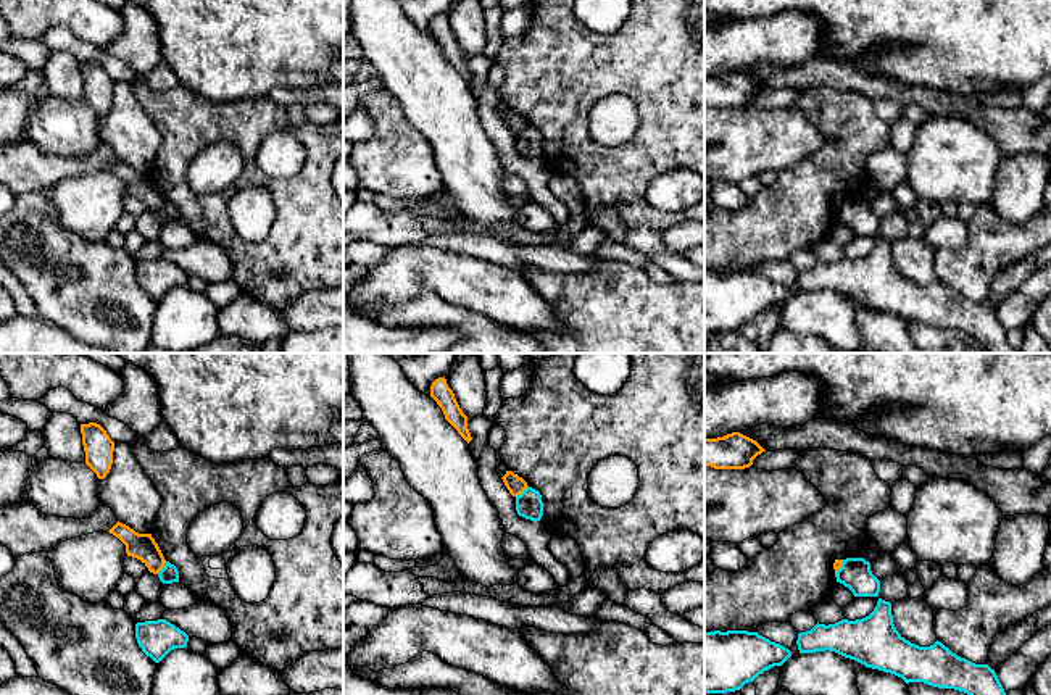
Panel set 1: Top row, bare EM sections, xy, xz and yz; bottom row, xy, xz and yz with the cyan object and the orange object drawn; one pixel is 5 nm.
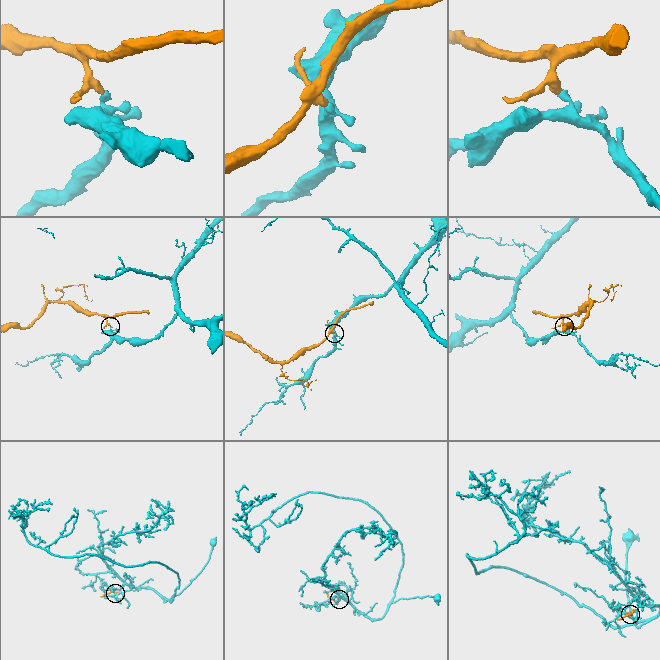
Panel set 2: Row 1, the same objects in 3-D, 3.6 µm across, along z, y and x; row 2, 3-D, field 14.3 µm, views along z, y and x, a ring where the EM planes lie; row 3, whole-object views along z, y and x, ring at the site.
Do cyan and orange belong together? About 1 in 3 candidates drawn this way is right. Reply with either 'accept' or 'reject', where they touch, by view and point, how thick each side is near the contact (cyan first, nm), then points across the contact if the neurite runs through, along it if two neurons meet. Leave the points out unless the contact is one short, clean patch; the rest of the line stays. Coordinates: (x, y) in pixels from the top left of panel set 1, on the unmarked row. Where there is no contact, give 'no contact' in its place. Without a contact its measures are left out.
reject; meets cyan in xy at (163, 207); 90 nm thick on the cyan side, 130 nm on the other; border along xy (166, 200), (157, 212)

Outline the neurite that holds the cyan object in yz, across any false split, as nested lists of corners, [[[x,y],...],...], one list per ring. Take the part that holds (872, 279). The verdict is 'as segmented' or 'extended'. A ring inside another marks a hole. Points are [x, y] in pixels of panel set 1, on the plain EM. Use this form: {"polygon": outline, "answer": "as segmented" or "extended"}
{"polygon": [[[879,237],[874,250],[856,260],[841,258],[835,263],[816,263],[811,269],[800,271],[796,279],[800,292],[835,290],[854,298],[866,306],[901,316],[906,323],[924,321],[938,327],[954,327],[972,335],[988,353],[1020,353],[1014,350],[1006,337],[1006,331],[988,303],[975,303],[958,295],[941,281],[930,285],[919,285],[906,279],[893,263],[891,242]]], "answer": "as segmented"}

